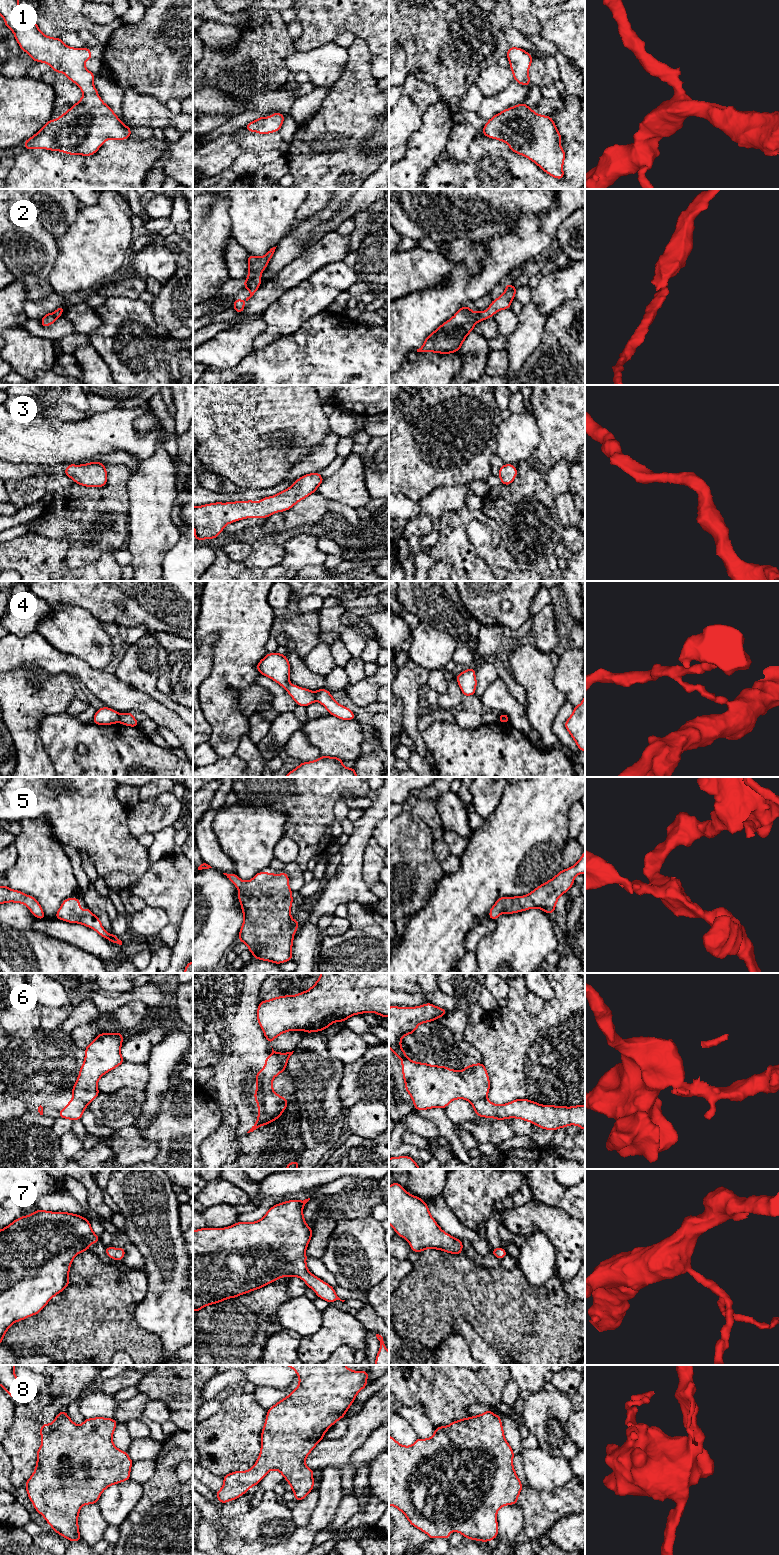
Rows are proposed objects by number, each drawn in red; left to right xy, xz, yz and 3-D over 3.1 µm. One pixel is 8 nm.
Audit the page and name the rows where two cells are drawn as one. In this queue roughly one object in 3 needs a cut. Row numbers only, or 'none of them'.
4, 6

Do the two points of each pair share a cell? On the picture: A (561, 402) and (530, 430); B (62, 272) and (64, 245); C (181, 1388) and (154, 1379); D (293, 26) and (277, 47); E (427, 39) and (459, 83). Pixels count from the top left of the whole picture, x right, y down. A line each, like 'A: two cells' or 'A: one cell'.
A: two cells
B: one cell
C: one cell
D: two cells
E: one cell

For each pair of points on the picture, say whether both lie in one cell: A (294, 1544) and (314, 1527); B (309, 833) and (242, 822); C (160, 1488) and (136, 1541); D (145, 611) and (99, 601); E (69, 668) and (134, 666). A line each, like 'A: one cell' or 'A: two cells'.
A: one cell
B: two cells
C: one cell
D: one cell
E: two cells

